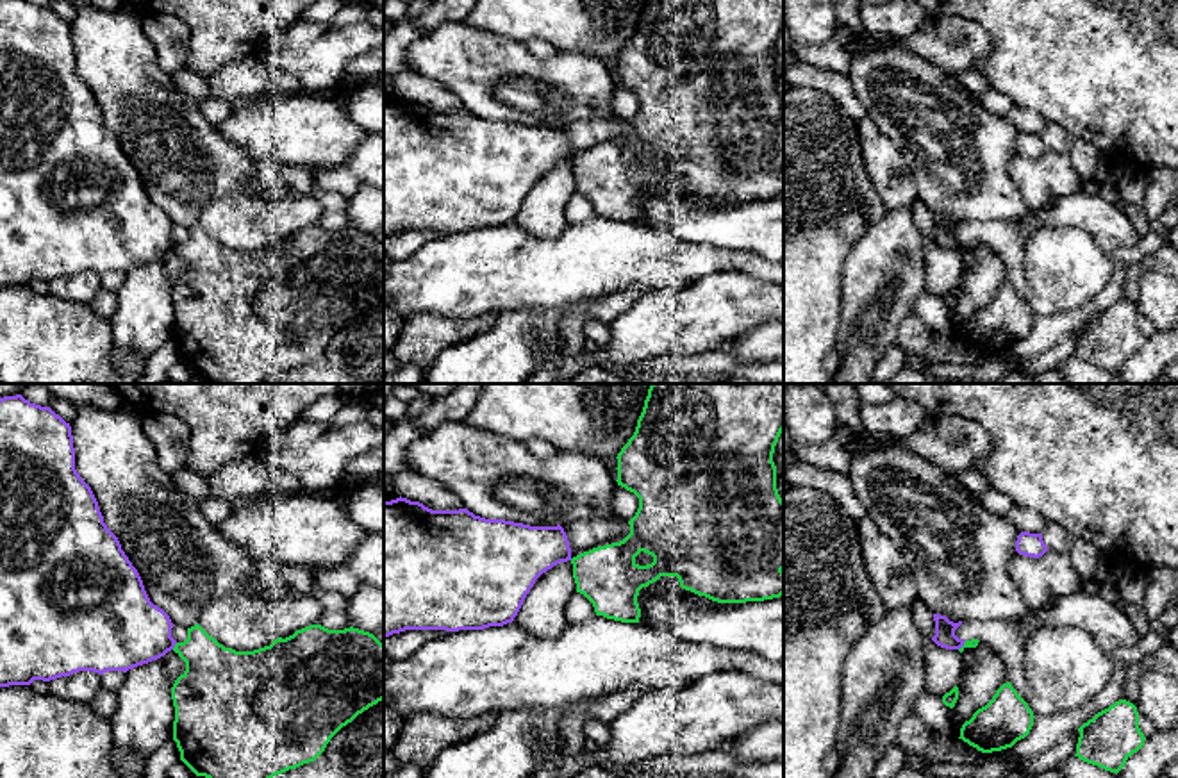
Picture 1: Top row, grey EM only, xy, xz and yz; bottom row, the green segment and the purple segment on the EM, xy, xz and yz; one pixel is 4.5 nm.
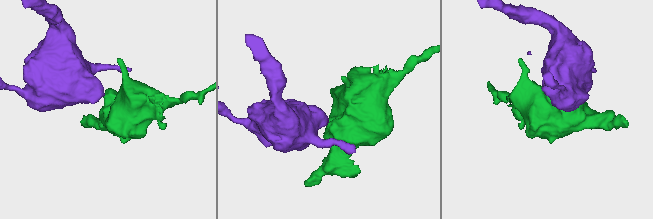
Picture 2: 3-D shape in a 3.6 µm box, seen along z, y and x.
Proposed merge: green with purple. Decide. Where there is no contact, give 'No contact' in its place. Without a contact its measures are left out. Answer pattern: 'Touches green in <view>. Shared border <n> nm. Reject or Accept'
Touches green in xy. Shared border 40 nm. Reject

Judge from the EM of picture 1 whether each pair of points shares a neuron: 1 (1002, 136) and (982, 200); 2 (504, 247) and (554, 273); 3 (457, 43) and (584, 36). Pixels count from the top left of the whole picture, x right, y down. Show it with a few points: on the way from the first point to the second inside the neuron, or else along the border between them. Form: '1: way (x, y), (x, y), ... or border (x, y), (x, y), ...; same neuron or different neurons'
1: way (989, 152), (989, 179), (986, 184); same neuron
2: way (513, 259), (525, 272), (541, 273); same neuron
3: border (472, 29), (488, 29), (522, 43); different neurons

